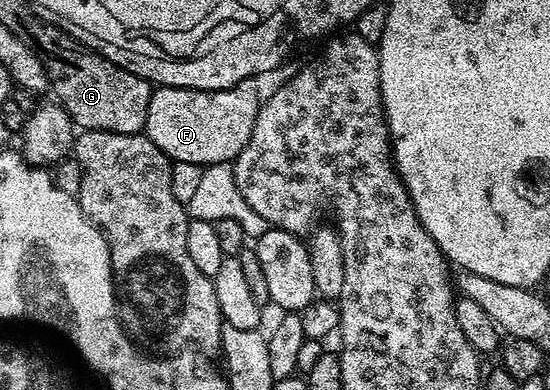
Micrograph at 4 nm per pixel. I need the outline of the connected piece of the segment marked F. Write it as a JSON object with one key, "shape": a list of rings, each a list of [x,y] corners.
{"shape":[[[243,79],[238,86],[221,91],[157,86],[151,95],[144,133],[148,139],[154,141],[158,149],[162,149],[164,155],[177,164],[186,163],[198,165],[197,167],[218,163],[231,164],[242,153],[242,149],[246,149],[254,133],[254,125],[262,102],[262,94],[260,95],[256,85],[258,85],[256,79]]]}

